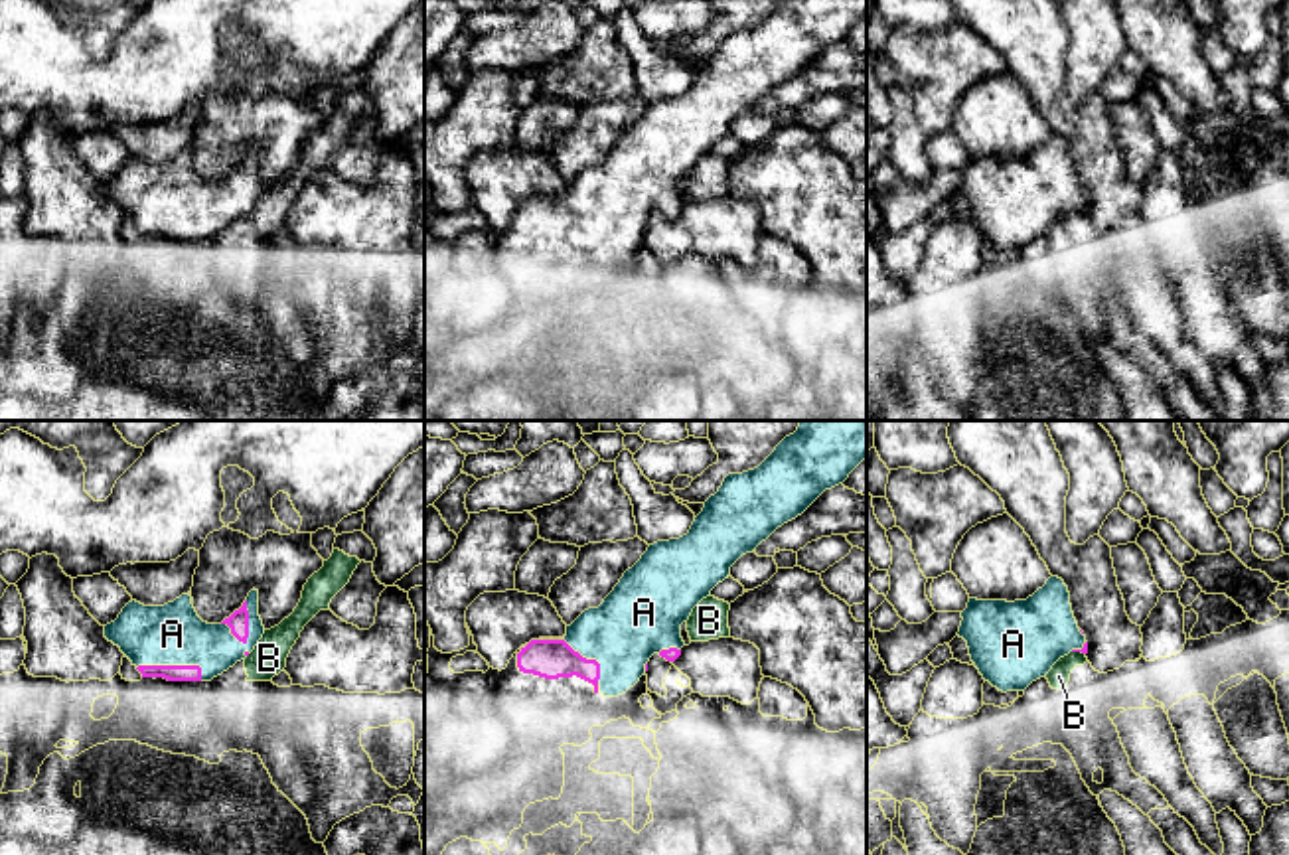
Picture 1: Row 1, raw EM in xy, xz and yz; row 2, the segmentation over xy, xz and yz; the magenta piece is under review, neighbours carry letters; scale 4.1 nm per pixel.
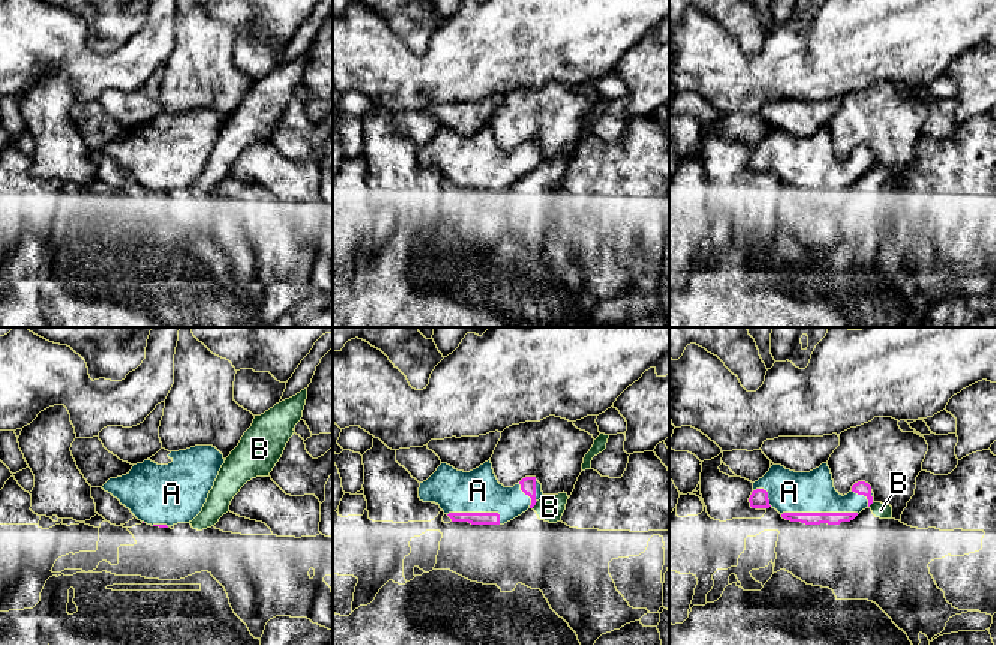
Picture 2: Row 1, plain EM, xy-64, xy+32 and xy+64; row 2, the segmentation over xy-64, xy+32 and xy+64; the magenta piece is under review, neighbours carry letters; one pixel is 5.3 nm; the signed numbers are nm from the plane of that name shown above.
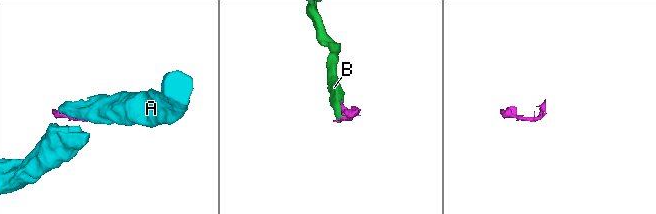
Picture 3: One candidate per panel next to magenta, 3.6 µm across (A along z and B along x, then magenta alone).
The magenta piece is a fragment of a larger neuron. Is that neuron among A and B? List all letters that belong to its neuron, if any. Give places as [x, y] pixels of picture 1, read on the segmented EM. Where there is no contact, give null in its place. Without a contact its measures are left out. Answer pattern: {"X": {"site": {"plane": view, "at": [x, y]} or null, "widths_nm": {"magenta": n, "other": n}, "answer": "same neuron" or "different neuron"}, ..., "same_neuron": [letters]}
{"A": {"site": {"plane": "xy", "at": [174, 666]}, "widths_nm": {"magenta": 60, "other": 260}, "answer": "different neuron"}, "B": {"site": {"plane": "yz", "at": [1078, 650]}, "widths_nm": {"magenta": 30, "other": 90}, "answer": "different neuron"}, "same_neuron": []}

